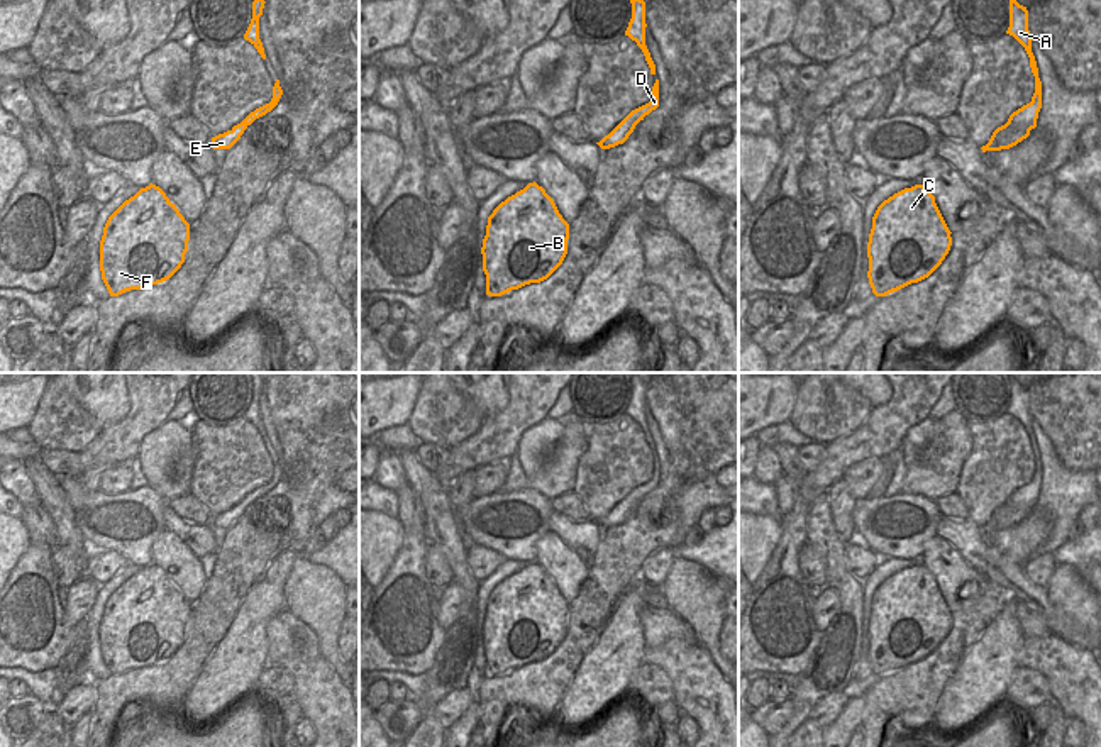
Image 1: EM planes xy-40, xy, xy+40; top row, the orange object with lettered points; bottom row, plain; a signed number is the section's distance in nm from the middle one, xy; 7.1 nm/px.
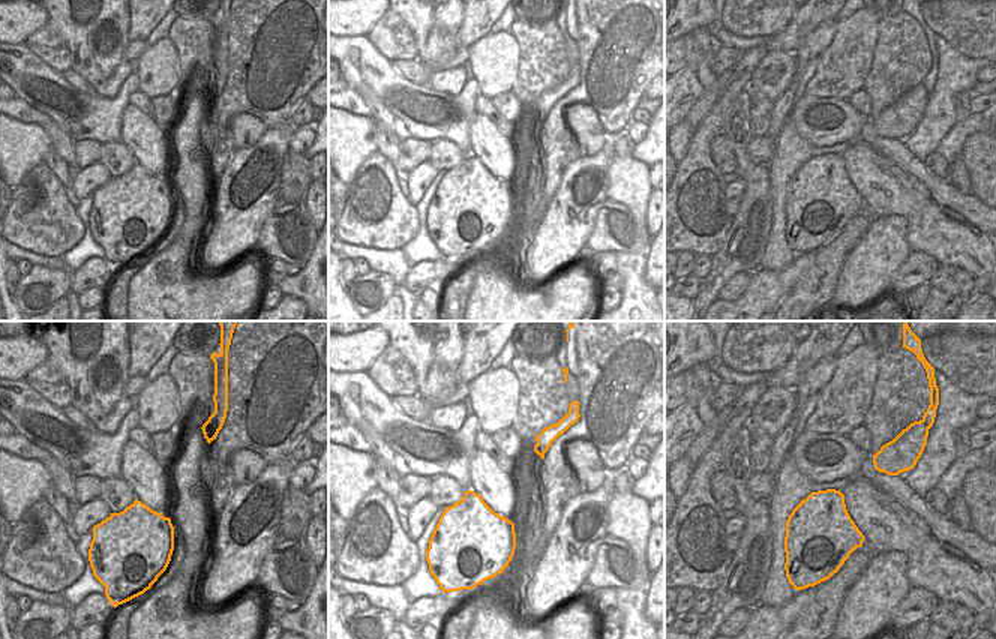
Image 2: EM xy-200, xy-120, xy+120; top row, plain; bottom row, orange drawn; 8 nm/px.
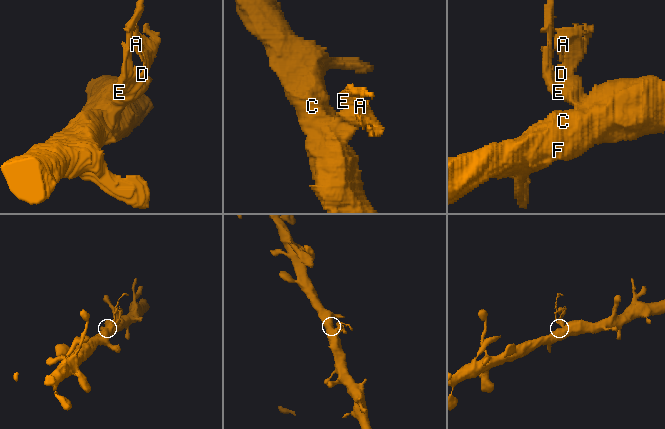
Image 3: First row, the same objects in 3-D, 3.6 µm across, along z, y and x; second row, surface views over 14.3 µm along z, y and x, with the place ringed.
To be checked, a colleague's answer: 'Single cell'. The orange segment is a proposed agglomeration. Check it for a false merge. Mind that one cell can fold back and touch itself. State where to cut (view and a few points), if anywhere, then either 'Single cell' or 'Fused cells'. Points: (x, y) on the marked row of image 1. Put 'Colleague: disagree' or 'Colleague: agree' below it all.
Split along xy+40 (1005, 124), (1025, 124), (1030, 129). Fused cells
Colleague: disagree

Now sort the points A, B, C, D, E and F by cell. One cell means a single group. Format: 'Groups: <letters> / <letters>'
Groups: A D / B C E F

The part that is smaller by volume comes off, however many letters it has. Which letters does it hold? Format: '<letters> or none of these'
A, D

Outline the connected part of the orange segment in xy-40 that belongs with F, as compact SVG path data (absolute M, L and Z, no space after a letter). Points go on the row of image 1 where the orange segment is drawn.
M149 185L107 220L100 271L110 296L169 279L185 263L190 224L166 193Z

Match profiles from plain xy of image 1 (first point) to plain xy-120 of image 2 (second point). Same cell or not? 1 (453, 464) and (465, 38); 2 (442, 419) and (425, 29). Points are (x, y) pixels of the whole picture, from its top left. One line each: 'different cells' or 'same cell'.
1: same cell
2: different cells

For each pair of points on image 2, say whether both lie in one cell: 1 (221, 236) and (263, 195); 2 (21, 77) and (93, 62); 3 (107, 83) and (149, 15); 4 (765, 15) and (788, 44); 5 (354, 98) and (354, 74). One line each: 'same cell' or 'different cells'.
1: same cell
2: different cells
3: different cells
4: different cells
5: different cells

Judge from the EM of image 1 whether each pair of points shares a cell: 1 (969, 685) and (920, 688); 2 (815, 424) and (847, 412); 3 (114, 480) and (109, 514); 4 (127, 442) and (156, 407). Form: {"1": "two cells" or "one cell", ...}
{"1": "two cells", "2": "one cell", "3": "two cells", "4": "one cell"}

